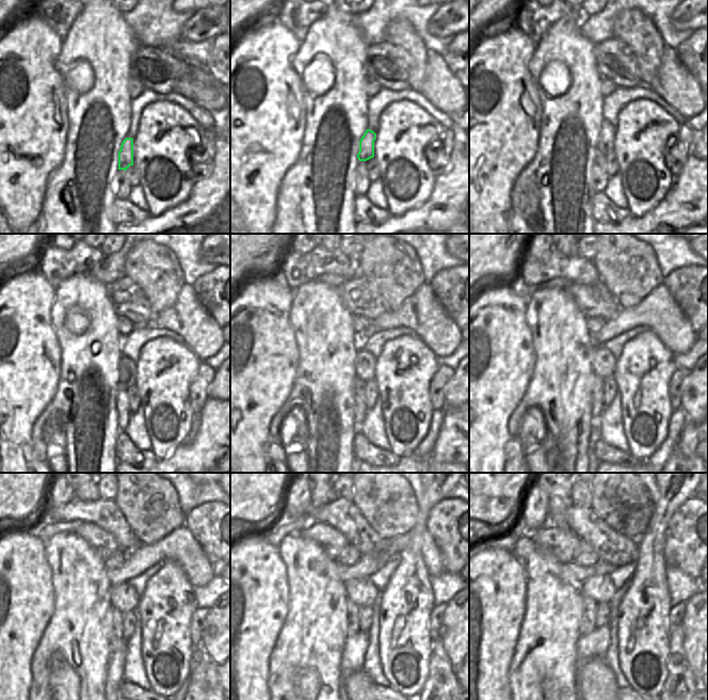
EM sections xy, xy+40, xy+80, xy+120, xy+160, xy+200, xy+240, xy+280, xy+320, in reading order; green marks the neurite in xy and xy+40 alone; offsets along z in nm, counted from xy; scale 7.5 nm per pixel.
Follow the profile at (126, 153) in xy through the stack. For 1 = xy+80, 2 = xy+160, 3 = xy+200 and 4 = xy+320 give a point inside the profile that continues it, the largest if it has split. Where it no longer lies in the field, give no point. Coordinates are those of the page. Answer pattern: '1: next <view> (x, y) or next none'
1: next xy+80 (605, 144)
2: next xy+160 (365, 362)
3: next xy+200 (602, 363)
4: next xy+320 (600, 588)

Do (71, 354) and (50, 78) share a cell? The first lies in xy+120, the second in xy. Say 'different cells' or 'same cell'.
different cells

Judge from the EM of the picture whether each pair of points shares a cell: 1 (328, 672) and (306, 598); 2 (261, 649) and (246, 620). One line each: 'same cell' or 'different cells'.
1: same cell
2: same cell

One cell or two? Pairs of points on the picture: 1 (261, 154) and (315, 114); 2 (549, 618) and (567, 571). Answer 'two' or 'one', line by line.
1: two
2: two

